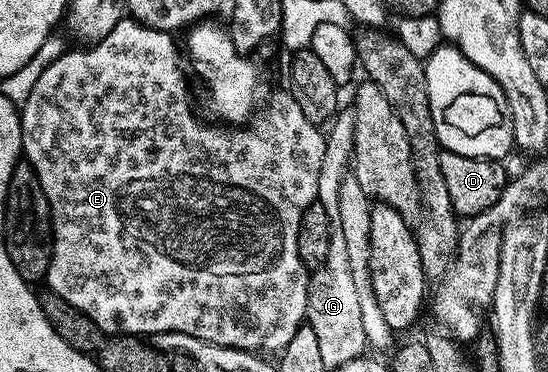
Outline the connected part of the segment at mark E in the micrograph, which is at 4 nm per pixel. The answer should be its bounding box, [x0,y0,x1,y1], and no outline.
[22,21,325,355]

